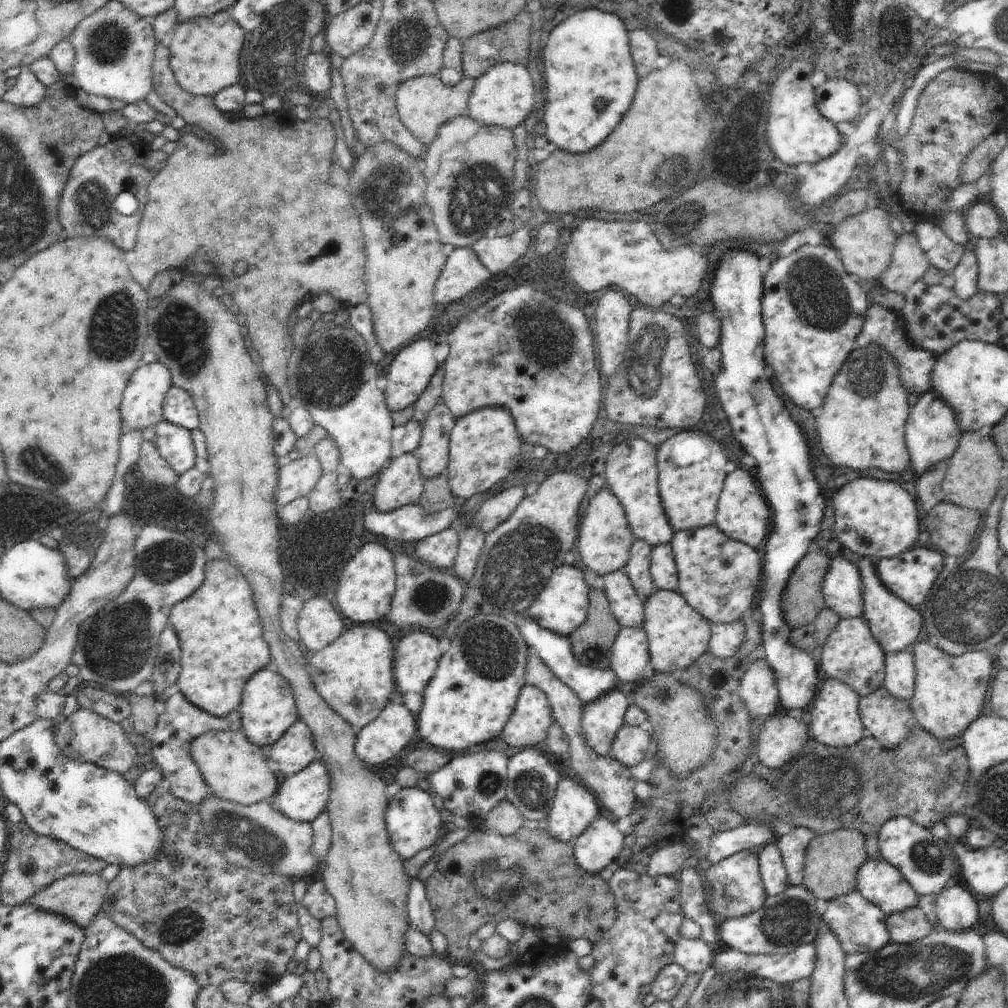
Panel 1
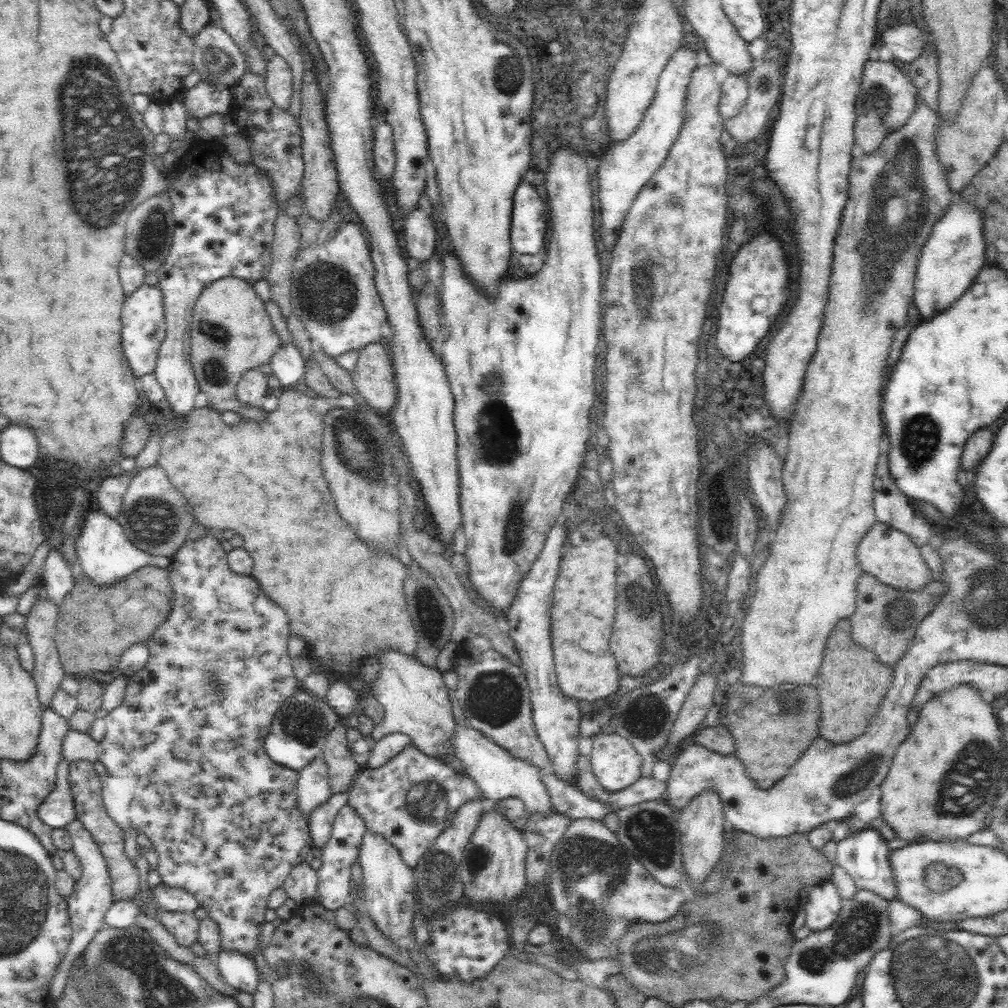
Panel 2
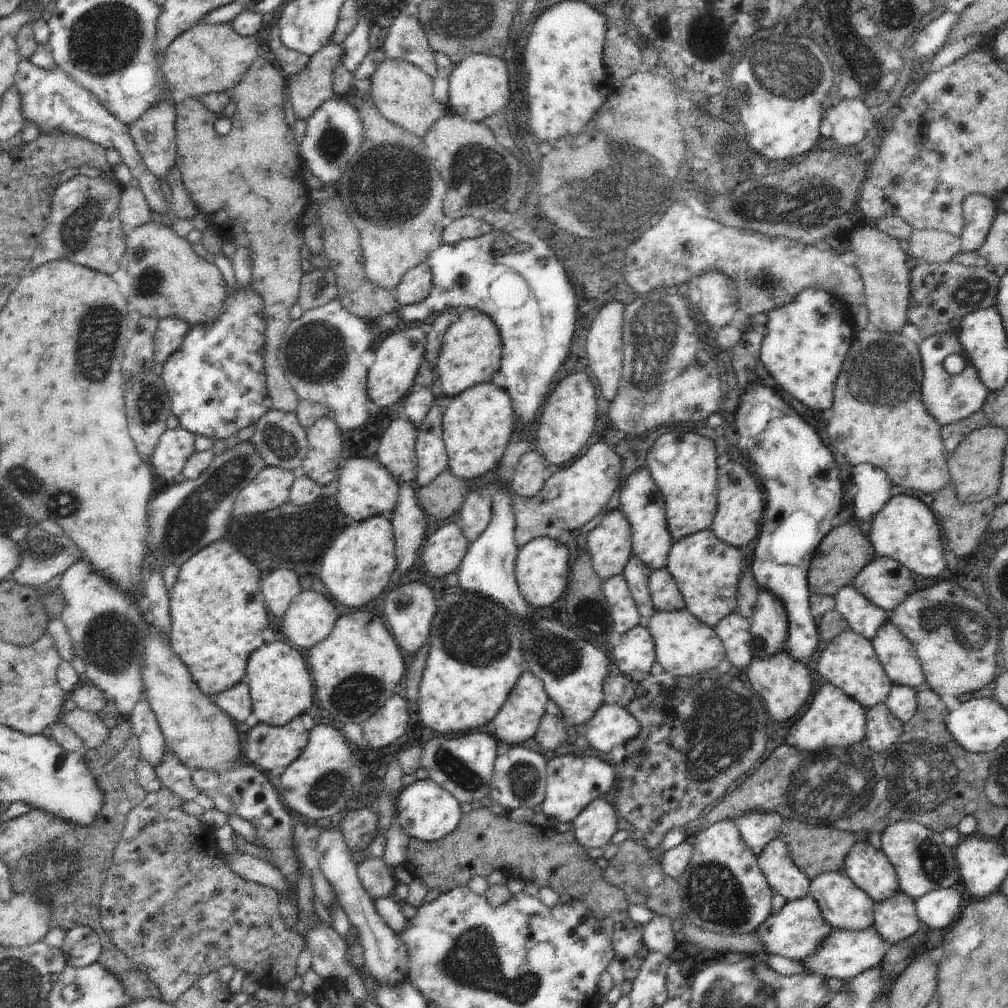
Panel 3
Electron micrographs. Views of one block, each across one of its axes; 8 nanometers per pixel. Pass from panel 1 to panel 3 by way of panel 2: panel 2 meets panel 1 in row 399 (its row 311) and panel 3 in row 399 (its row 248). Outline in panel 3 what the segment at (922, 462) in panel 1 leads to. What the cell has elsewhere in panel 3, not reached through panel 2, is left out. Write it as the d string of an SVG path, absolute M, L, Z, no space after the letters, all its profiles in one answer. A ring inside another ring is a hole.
M956 328L944 332L936 332L936 334L925 338L919 345L919 351L923 366L922 400L926 410L942 427L968 418L971 414L978 412L982 408L983 402L986 402L989 390L985 384L982 384L977 370L969 361L966 351L960 344ZM954 353L959 354L965 359L964 369L958 374L948 373L942 365L942 362L950 354Z

